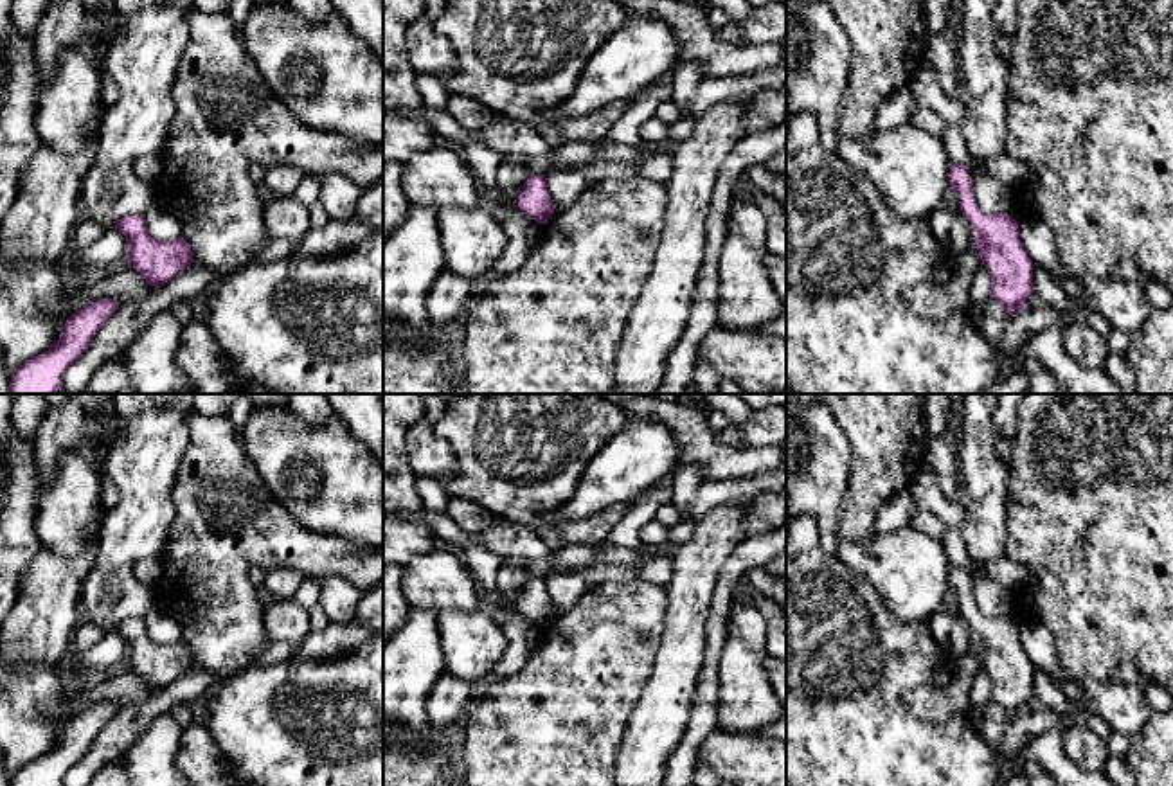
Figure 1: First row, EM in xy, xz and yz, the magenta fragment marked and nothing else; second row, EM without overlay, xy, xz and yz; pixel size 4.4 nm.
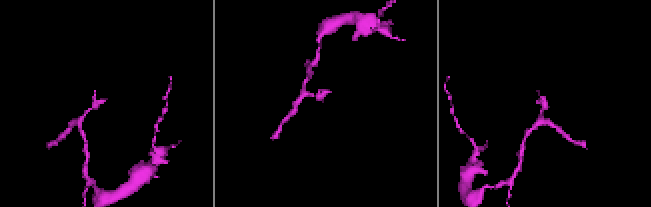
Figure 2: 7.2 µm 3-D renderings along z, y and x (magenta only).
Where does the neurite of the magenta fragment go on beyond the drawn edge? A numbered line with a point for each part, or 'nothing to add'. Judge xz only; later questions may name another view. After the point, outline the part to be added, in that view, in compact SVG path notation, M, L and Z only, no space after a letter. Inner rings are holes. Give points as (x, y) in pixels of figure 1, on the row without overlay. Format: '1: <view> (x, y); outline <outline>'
nothing to add

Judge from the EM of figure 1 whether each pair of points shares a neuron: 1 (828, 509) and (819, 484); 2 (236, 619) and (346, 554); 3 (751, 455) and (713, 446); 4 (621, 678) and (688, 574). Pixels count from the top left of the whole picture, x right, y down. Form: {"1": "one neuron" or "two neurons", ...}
{"1": "one neuron", "2": "one neuron", "3": "one neuron", "4": "two neurons"}

